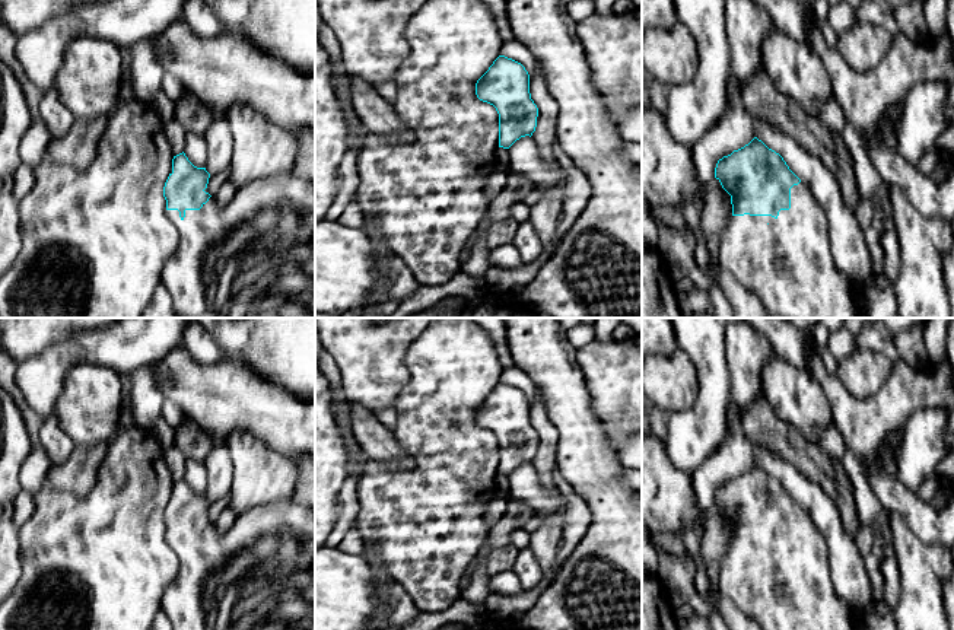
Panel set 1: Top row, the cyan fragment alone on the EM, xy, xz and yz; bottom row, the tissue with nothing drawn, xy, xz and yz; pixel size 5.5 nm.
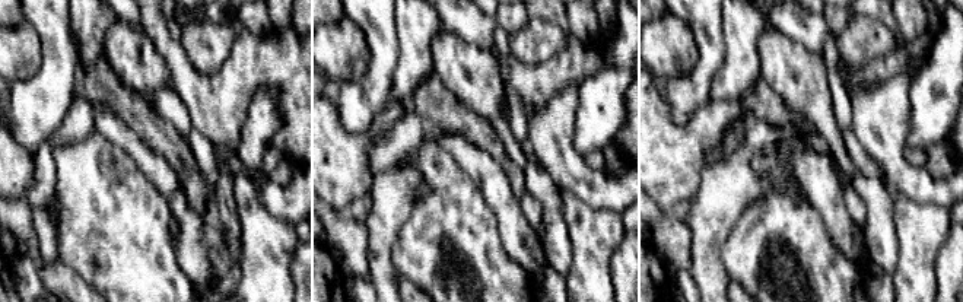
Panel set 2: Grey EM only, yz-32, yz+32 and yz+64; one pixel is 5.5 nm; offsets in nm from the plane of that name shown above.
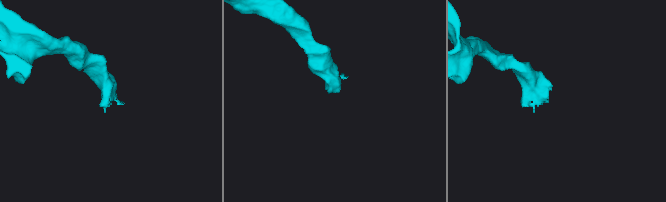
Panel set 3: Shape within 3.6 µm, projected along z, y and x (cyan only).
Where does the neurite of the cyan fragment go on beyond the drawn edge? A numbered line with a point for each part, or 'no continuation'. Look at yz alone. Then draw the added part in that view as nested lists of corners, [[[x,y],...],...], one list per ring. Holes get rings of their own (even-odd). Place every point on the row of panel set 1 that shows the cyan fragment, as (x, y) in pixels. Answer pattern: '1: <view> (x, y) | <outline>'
1: yz (788, 264) | [[[802,181],[791,188],[791,209],[780,210],[776,219],[772,216],[732,216],[721,235],[718,255],[719,267],[731,273],[740,284],[754,293],[763,302],[763,305],[779,318],[866,318],[866,315],[859,306],[858,292],[855,290],[853,283],[846,273],[837,268],[834,262],[829,238],[827,217],[820,204],[815,201],[811,191],[808,190],[808,187]]]

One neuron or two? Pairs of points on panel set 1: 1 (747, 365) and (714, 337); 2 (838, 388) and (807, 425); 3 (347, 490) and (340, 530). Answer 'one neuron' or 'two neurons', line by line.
1: two neurons
2: two neurons
3: one neuron

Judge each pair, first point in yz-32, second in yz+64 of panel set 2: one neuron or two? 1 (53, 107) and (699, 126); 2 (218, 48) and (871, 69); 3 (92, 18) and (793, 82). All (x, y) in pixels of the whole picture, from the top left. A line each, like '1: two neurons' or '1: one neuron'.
1: two neurons
2: two neurons
3: two neurons

